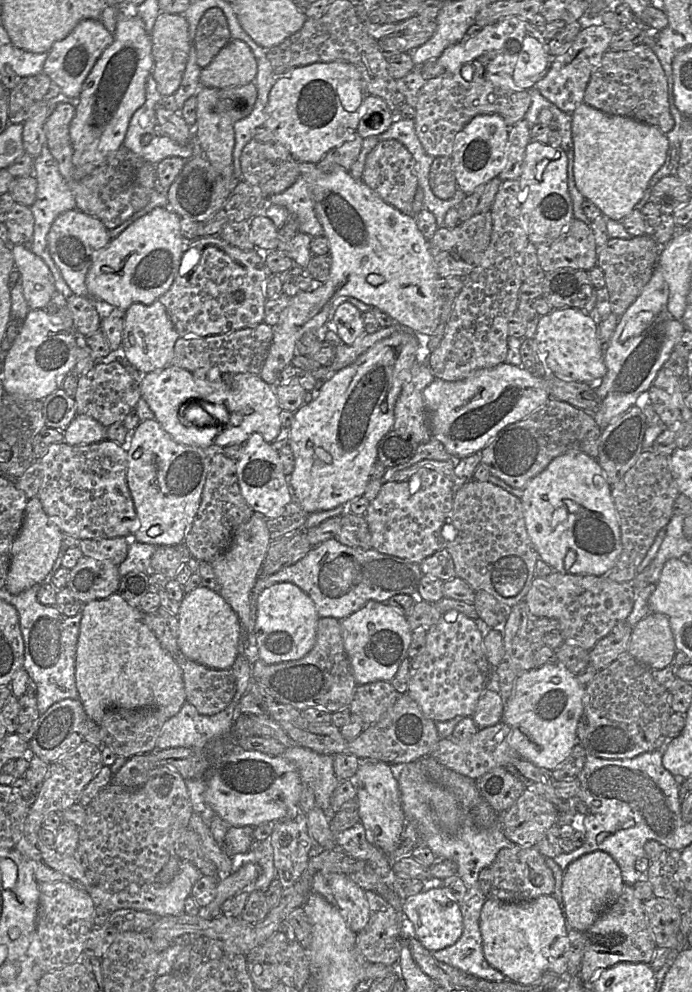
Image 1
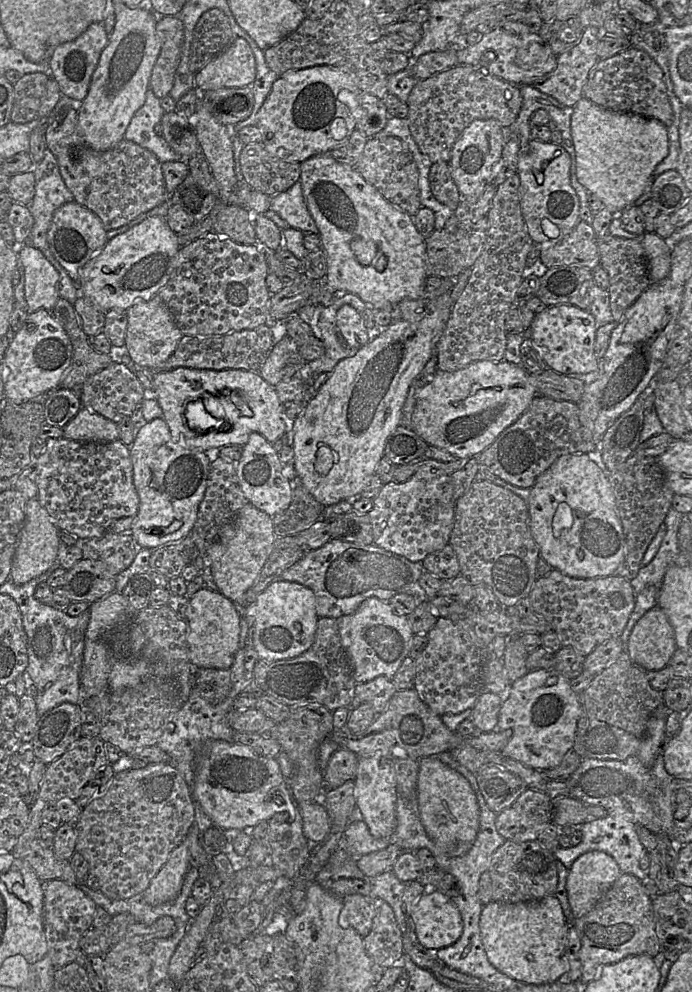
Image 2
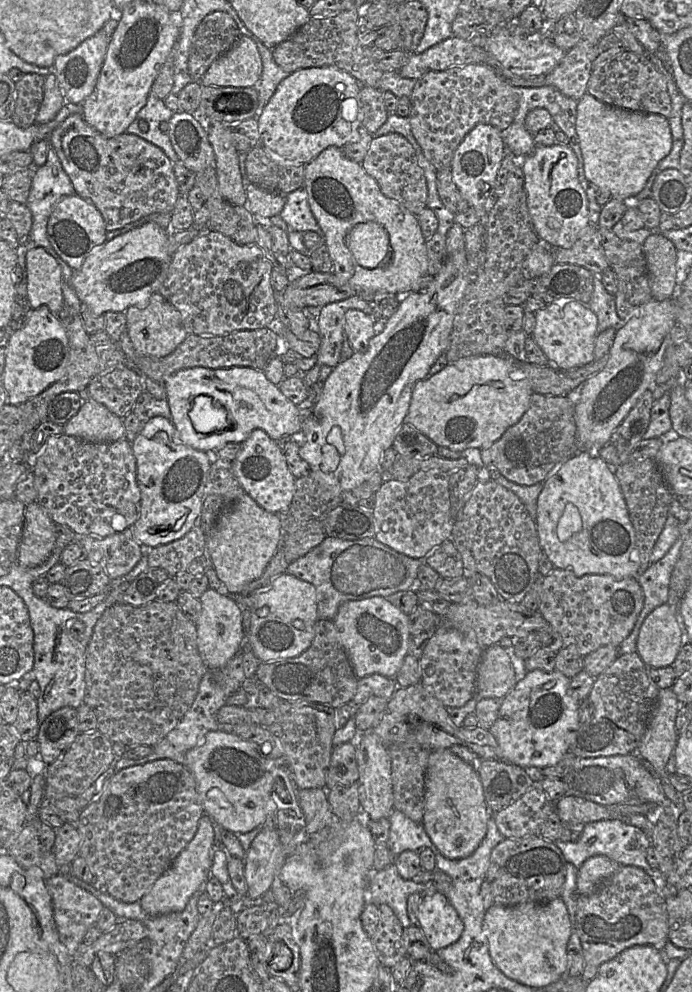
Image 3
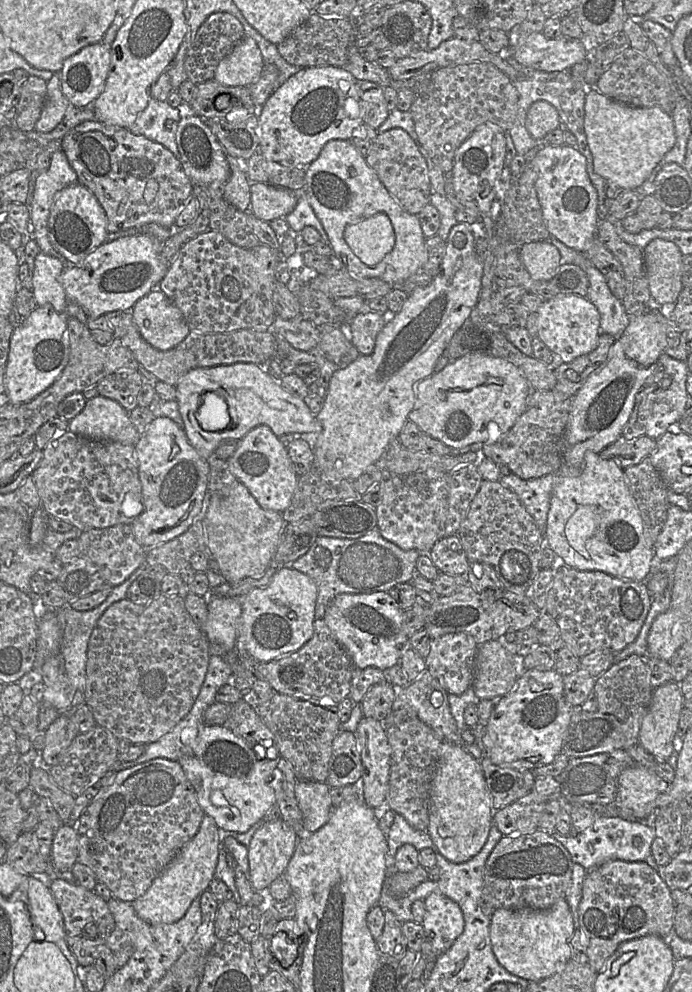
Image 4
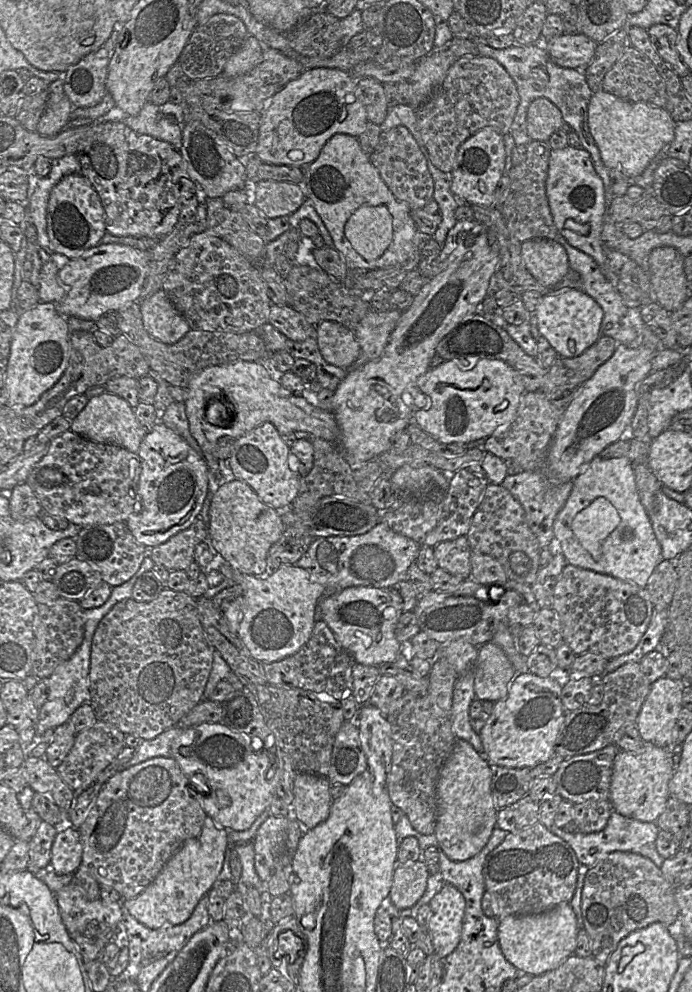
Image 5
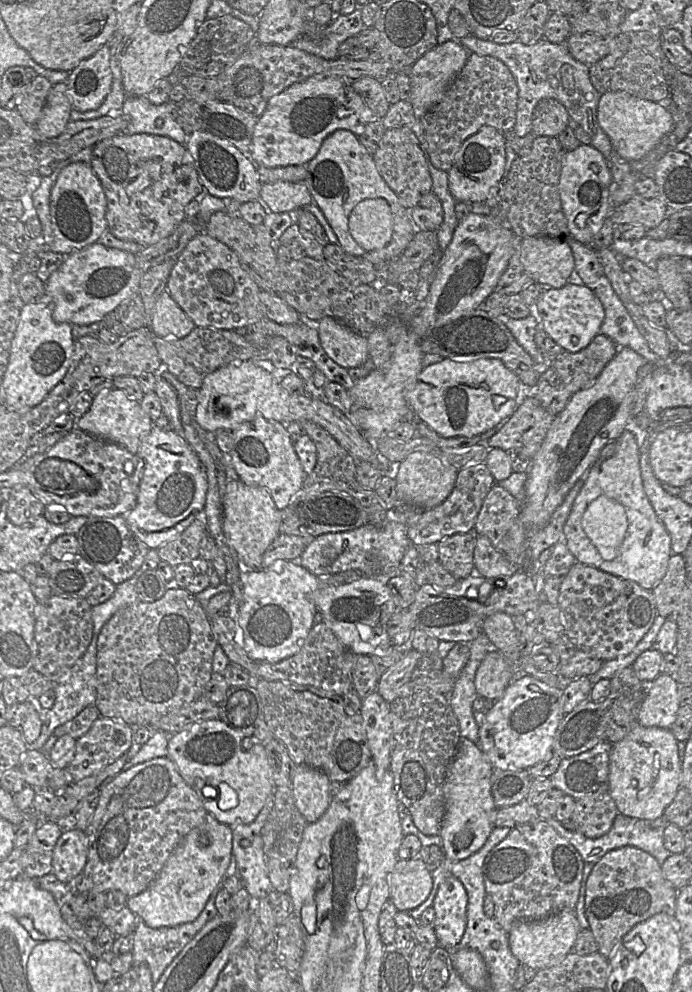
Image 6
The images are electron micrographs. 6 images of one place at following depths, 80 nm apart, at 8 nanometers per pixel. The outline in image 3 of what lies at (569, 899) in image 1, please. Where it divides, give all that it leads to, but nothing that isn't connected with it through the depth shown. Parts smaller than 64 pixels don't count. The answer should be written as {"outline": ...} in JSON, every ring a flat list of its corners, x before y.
{"outline":[[604,855,588,858,579,868,577,873,577,890,580,895,592,893,597,886,609,878,617,869,616,862]]}

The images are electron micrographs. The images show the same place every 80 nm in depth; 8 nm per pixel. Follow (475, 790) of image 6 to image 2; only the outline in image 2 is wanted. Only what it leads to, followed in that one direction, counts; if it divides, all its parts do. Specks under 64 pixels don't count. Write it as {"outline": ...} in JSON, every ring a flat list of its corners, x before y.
{"outline":[[430,755,419,760,417,798,419,814,429,837,449,856,465,855,479,831,479,805,468,780]]}

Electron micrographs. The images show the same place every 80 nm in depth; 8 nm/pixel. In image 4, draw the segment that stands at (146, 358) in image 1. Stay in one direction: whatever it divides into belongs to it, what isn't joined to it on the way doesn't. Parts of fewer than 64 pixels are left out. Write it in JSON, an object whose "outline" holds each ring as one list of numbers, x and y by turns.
{"outline":[[158,288,139,299,131,313,143,339,161,351,174,348,190,332,180,309]]}

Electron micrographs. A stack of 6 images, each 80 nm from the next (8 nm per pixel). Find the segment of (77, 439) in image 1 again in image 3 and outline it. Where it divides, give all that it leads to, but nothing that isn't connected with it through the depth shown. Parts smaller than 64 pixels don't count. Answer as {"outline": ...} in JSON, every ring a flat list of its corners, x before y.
{"outline":[[92,399,84,401,78,413,64,425,64,434,96,442,123,440,126,435,123,418]]}

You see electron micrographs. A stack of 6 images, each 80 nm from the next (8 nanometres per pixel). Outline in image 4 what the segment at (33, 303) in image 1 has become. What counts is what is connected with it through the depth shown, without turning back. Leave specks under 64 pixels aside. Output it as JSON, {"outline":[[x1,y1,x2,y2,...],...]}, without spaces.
{"outline":[[41,251,35,258,32,276,32,292,37,305,50,304,60,314,65,314,68,304,61,283,63,270,59,259]]}

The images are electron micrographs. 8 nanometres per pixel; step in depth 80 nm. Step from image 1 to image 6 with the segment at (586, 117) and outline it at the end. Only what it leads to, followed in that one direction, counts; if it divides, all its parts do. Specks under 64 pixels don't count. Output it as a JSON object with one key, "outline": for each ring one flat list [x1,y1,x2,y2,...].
{"outline":[[609,90,601,94,597,121,609,137,613,149,629,162,643,158,674,129,674,116,664,104,640,99,623,91]]}

